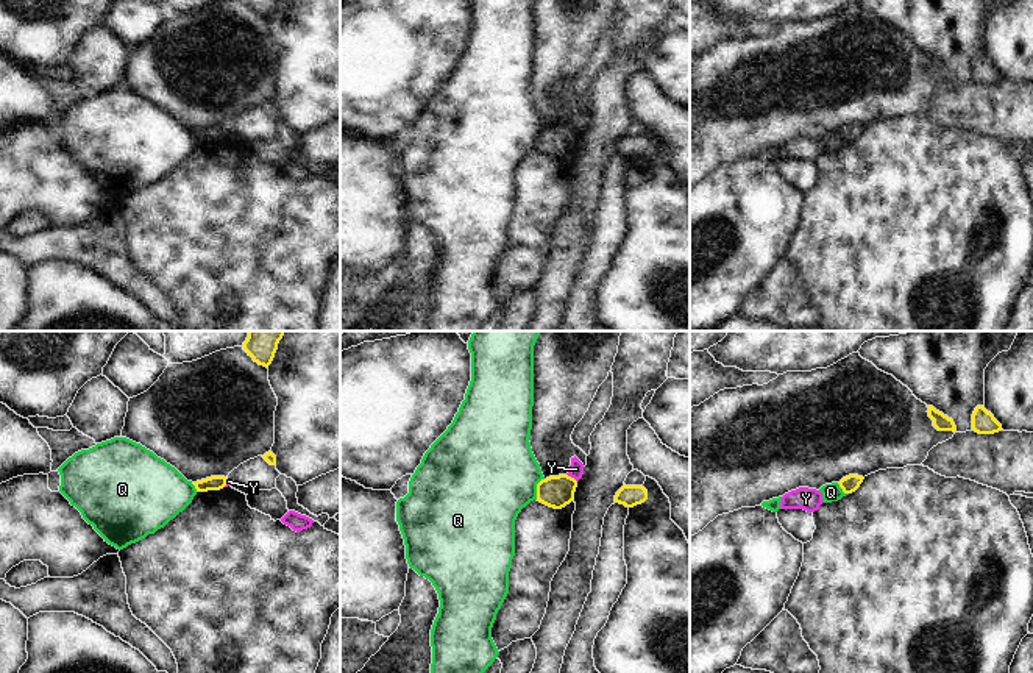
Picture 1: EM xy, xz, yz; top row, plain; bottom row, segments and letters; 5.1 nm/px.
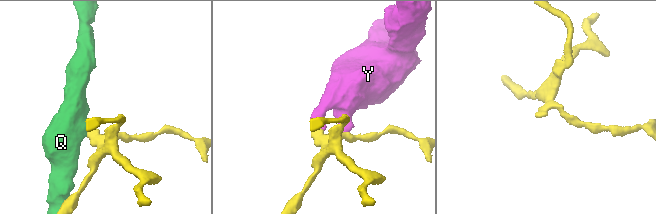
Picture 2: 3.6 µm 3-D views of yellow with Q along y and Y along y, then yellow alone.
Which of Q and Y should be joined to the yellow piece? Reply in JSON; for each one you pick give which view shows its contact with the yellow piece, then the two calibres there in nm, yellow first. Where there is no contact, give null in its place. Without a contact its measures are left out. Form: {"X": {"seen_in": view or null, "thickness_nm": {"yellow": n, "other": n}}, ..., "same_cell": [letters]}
{"same_cell": []}

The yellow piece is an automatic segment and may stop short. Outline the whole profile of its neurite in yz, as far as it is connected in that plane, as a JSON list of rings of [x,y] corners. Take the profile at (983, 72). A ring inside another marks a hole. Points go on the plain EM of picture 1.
[[[977,56],[972,64],[972,80],[978,84],[994,84],[1002,81],[1002,75],[985,59],[985,56]]]

